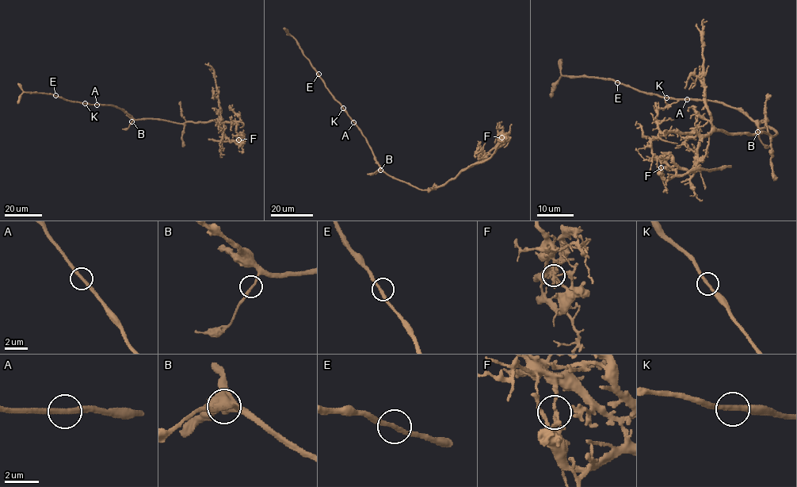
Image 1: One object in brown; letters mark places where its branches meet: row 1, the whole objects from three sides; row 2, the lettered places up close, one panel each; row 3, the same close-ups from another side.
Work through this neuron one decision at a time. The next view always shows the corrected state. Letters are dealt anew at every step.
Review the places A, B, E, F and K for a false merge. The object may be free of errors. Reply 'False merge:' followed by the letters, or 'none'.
False merge: F

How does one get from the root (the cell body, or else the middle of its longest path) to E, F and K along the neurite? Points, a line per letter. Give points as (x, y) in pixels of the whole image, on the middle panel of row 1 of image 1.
E: (381, 169), (360, 129), (318, 74)
F: (381, 169), (420, 189), (434, 189), (453, 179), (463, 170), (477, 164), (484, 156), (492, 155), (501, 137)
K: (381, 169), (365, 137), (343, 108)

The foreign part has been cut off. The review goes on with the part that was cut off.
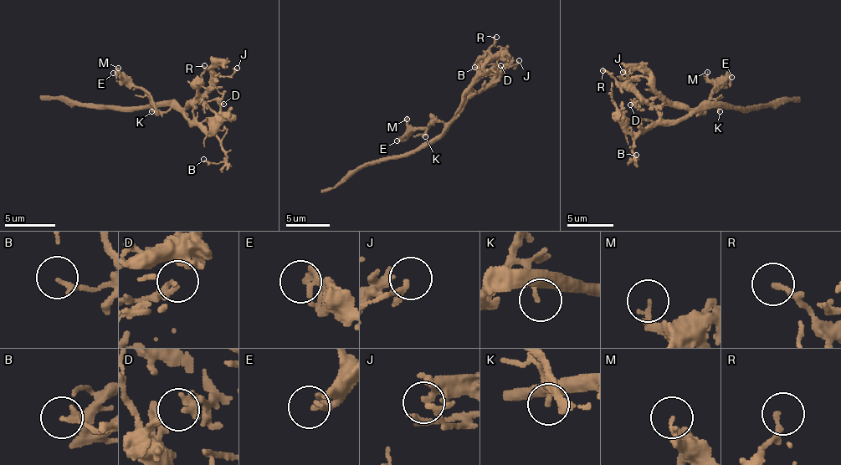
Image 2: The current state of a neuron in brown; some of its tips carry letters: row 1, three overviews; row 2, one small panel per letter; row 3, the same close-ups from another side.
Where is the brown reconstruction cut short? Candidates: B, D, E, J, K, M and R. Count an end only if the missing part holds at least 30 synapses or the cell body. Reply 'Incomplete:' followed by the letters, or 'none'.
Incomplete: none

